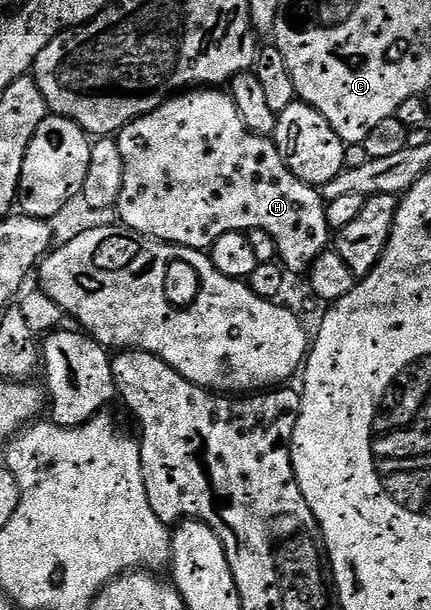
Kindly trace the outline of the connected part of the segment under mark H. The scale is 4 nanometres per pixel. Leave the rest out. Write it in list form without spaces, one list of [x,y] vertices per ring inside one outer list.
[[[200,86],[195,90],[185,90],[175,96],[169,96],[166,102],[162,102],[162,106],[158,106],[150,114],[127,124],[115,137],[115,142],[118,150],[122,150],[124,177],[122,178],[122,194],[118,194],[114,212],[115,215],[120,215],[119,223],[123,227],[148,236],[151,240],[164,240],[168,244],[180,244],[184,248],[199,248],[201,250],[211,249],[212,244],[218,242],[218,238],[222,238],[222,234],[265,232],[270,234],[270,238],[274,238],[279,263],[289,273],[307,273],[308,269],[312,267],[312,263],[324,252],[329,251],[330,229],[326,222],[326,201],[321,189],[302,182],[288,169],[286,162],[282,162],[282,154],[278,154],[275,139],[259,136],[250,131],[246,122],[242,122],[242,118],[238,114],[238,106],[234,106],[231,95],[227,91],[217,90],[212,86]]]

